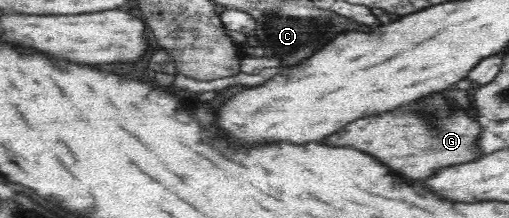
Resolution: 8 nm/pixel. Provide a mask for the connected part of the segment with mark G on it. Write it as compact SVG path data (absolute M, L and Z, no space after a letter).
M454 105L454 111L447 118L435 116L421 116L417 112L411 114L379 114L361 118L345 126L345 130L323 138L321 142L331 146L353 146L381 158L383 164L391 166L395 172L409 176L409 178L429 178L437 170L447 166L465 165L481 158L481 149L477 145L477 138L481 134L484 122L471 117L461 107Z

